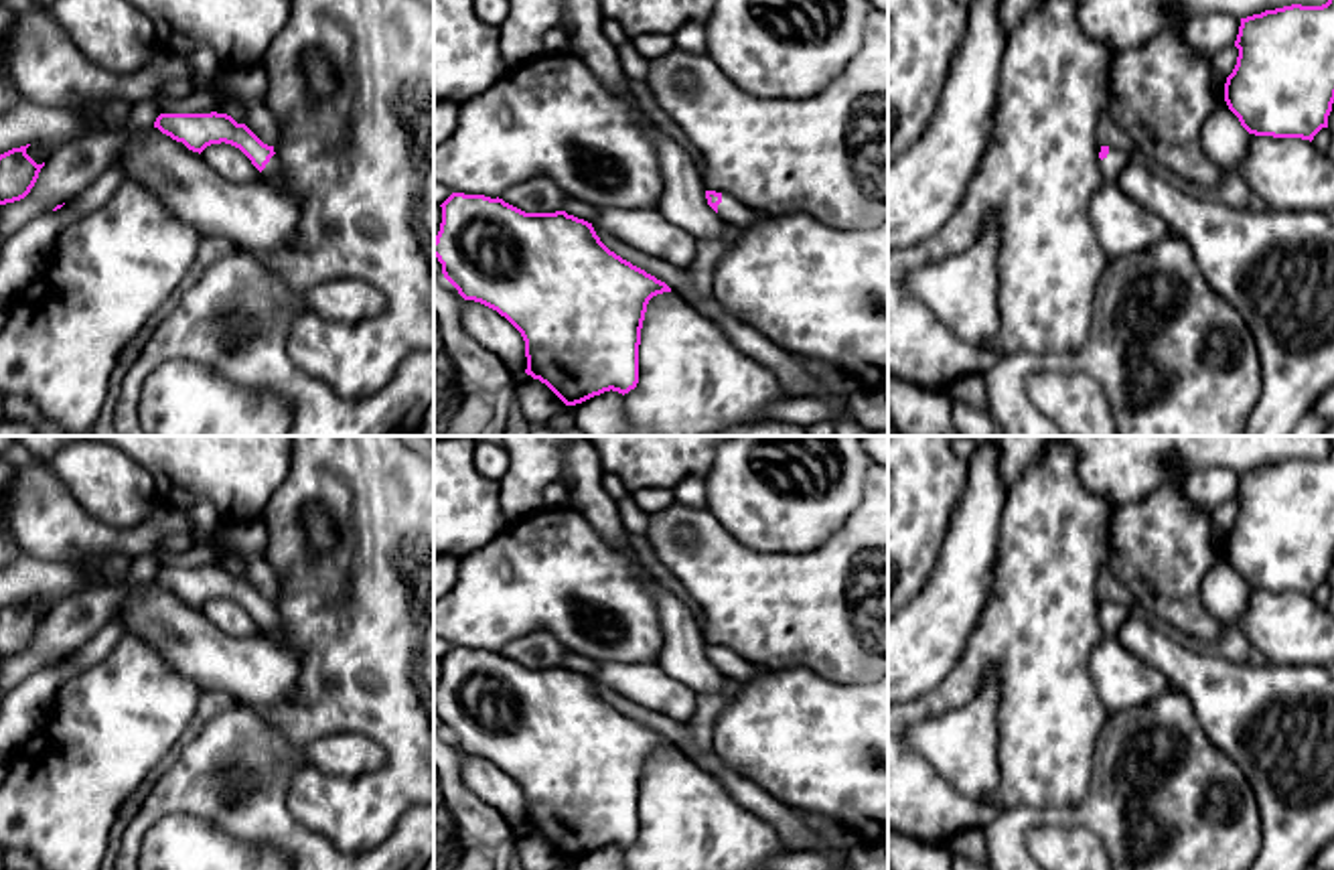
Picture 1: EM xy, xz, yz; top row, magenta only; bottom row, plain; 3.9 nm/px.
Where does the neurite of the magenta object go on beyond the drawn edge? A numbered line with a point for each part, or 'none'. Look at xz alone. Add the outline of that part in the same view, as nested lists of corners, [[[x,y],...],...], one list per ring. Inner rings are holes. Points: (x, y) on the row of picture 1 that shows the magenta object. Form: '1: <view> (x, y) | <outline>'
1: xz (740, 215) | [[[722,195],[718,213],[722,217],[726,217],[734,225],[734,229],[746,227],[752,221],[756,221],[758,217],[764,217],[764,213],[758,213],[758,211],[746,207],[744,203],[740,203],[738,199],[734,199],[730,195]]]

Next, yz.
1: yz (1112, 167) | [[[1109,148],[1109,154],[1101,160],[1103,180],[1117,185],[1123,162],[1125,162],[1125,154],[1121,150]]]

